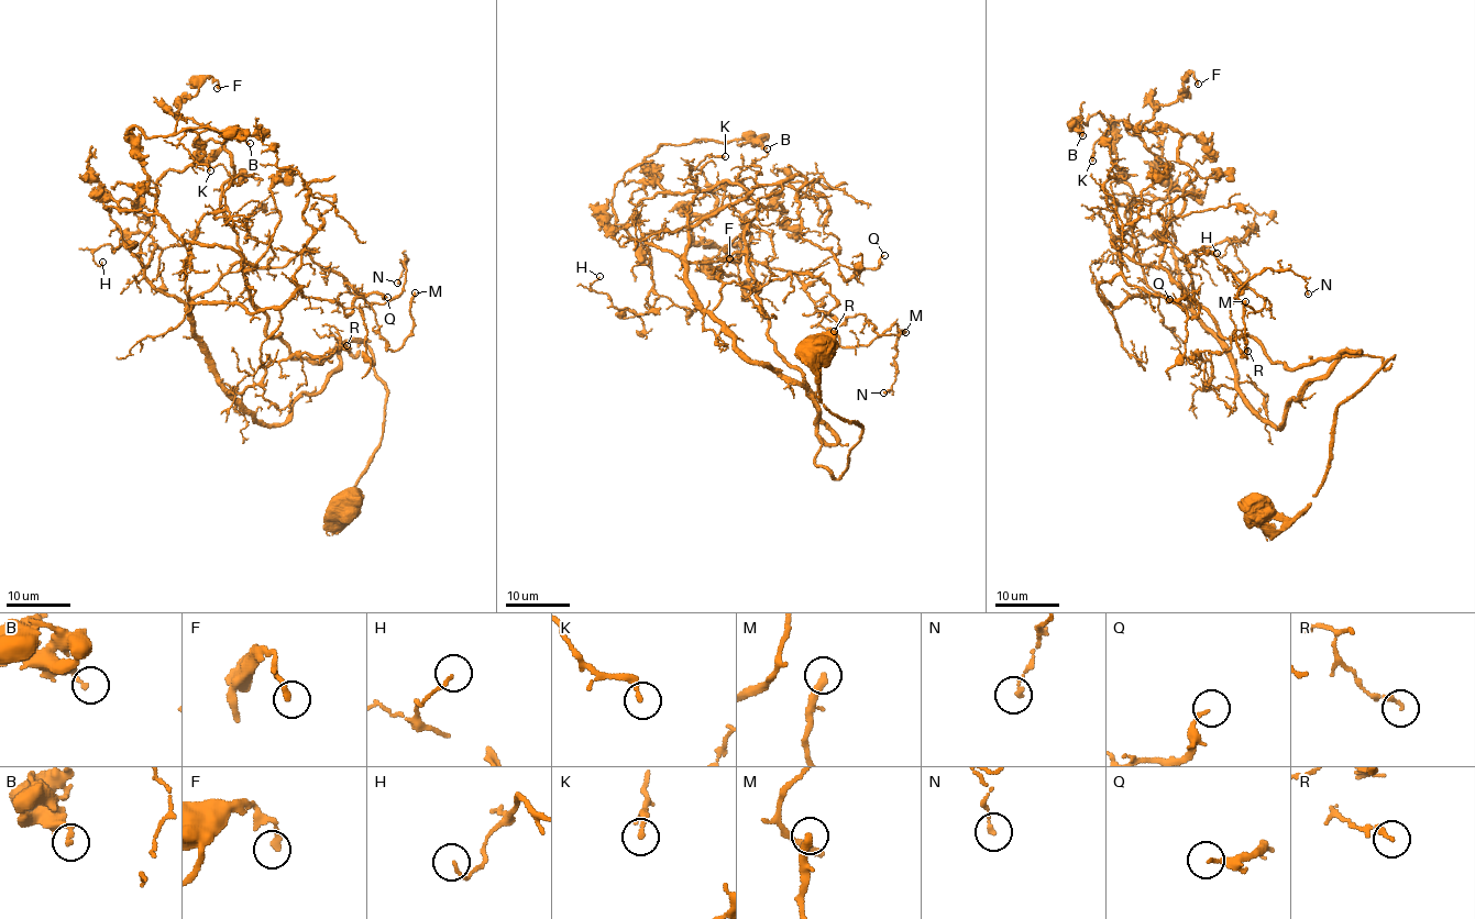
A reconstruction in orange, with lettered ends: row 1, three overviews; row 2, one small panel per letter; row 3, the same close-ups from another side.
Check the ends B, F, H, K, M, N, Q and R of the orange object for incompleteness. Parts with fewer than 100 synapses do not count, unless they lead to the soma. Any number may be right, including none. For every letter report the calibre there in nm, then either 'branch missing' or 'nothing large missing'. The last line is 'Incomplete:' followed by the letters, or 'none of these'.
B: 220 nm | nothing large missing
F: 240 nm | nothing large missing
H: 110 nm | nothing large missing
K: 240 nm | nothing large missing
M: 320 nm | nothing large missing
N: 180 nm | nothing large missing
Q: 140 nm | nothing large missing
R: 160 nm | nothing large missing
Incomplete: none of these

